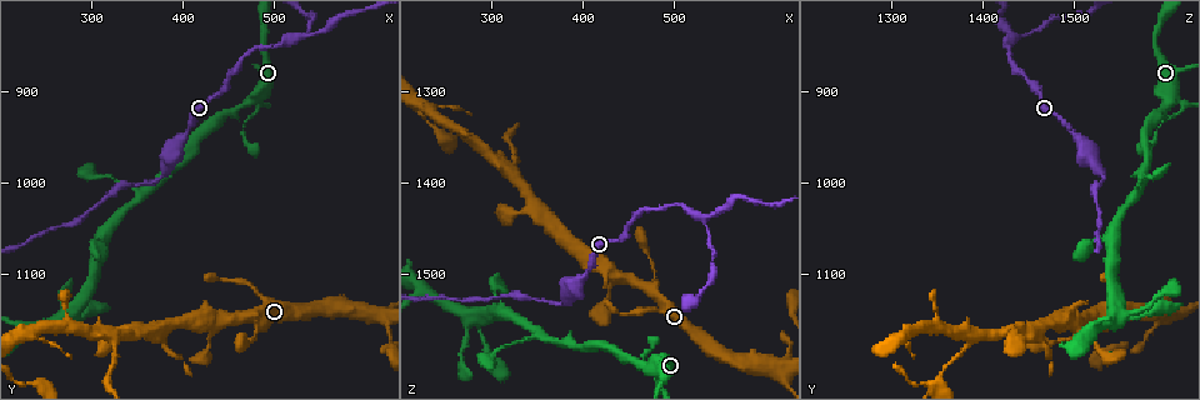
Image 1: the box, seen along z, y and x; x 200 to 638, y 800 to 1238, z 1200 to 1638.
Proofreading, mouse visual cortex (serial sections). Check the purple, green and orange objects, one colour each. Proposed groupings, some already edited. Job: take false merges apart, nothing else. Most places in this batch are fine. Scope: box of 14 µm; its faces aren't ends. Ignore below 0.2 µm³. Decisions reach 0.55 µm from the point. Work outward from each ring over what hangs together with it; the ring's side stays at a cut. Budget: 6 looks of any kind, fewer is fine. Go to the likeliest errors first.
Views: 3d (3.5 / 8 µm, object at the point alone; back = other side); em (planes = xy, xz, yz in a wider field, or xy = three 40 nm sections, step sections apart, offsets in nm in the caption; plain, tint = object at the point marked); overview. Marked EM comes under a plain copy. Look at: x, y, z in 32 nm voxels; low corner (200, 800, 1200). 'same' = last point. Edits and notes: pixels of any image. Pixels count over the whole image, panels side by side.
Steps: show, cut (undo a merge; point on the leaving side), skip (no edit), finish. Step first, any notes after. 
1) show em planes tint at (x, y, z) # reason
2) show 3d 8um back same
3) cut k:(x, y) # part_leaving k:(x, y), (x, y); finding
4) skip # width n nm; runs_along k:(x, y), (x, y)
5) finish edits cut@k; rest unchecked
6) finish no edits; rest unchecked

show 3d 8um back at (525, 840, 1435) # three arms meet

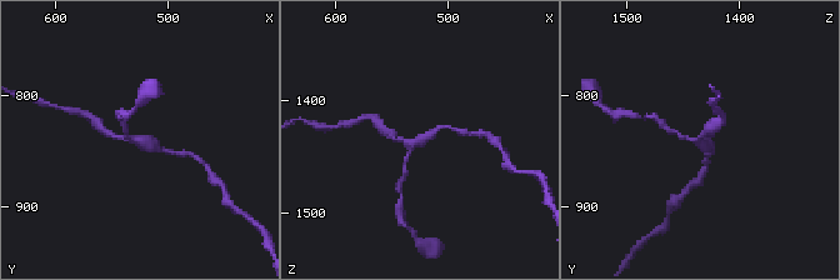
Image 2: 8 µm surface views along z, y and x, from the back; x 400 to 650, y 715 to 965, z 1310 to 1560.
show em xy step 1 tint at (526, 840, 1438) # arms 3; arm_widths 150, 150, 200 nm

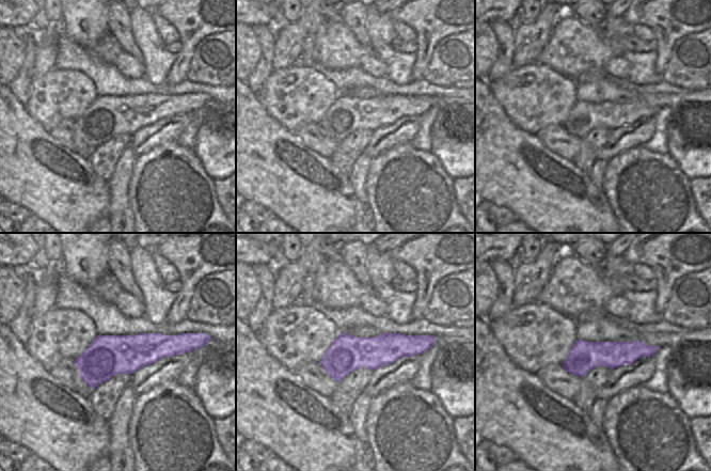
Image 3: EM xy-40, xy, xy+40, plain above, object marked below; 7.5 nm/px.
skip # runs_along 2:(166, 151), (105, 131); all the same cell

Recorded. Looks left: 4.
show 3d 3.5um at (615, 1145, 1600) # sudden change in width

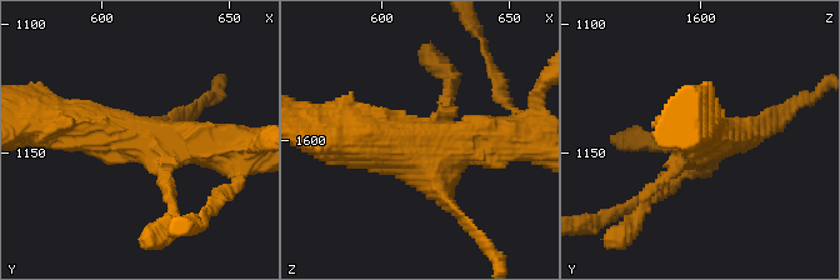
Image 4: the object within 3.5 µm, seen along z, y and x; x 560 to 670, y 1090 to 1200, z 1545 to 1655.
skip # runs_along 4:(66, 123), (143, 138), (170, 199); all the same cell

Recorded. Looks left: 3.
show 3d 3.5um at (280, 1150, 1550) # small branch off a trunk

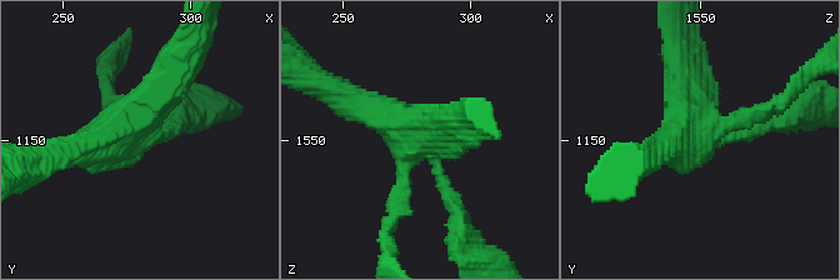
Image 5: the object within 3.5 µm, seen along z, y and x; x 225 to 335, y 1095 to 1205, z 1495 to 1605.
show em xy step 1 tint at (280, 1147, 1551) # now the EM

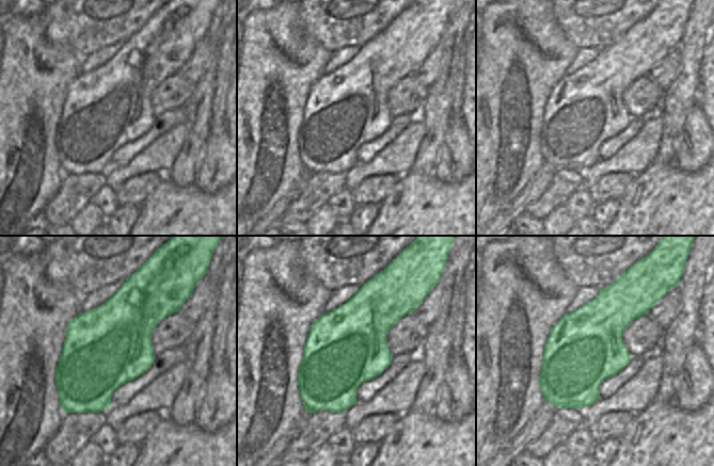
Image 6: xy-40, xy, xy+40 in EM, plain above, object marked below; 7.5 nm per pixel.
skip # runs_along 5:(183, 55), (133, 121), (64, 151); one cell here

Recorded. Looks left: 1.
finish no edits; rest unchecked

